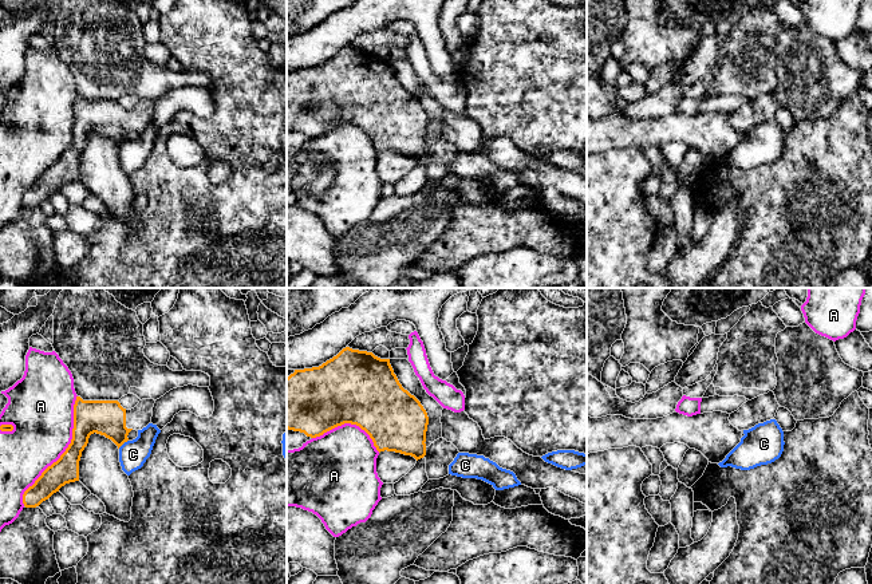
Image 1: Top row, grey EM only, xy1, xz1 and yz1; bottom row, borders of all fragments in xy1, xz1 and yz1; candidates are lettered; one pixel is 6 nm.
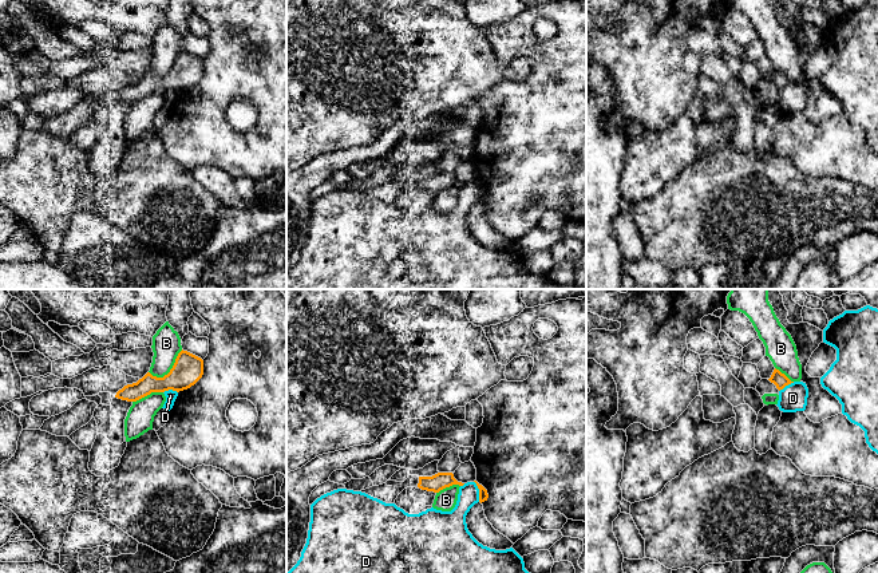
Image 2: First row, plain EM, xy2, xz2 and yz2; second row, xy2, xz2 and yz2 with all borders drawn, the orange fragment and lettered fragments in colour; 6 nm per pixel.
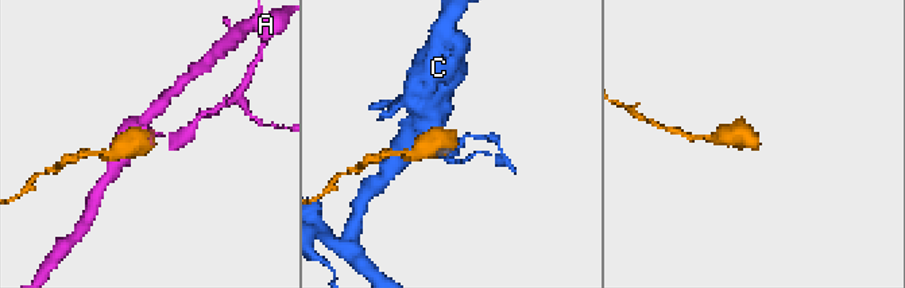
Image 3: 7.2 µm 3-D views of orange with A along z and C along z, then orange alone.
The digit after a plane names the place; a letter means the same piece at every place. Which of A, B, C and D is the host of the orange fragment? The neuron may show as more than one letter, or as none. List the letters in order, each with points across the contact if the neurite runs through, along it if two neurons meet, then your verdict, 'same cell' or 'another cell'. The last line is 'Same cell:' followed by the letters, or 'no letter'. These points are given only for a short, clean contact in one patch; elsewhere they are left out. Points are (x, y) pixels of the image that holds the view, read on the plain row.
A: another cell
B: border along xy2 (182, 50), (166, 74), (153, 76), (149, 72); another cell
C: another cell
D: border along xz2 (474, 181), (479, 201); another cell
Same cell: no letter

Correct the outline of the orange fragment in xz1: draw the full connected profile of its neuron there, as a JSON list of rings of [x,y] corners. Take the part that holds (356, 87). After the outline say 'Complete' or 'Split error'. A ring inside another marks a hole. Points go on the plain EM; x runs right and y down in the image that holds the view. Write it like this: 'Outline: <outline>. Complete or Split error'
Outline: [[[343,48],[336,56],[319,67],[295,70],[287,78],[287,129],[316,138],[324,133],[351,123],[364,130],[376,150],[411,155],[417,161],[426,158],[429,179],[449,175],[449,165],[458,149],[443,138],[426,146],[429,117],[421,102],[402,87],[390,59],[372,52]]]. Split error

